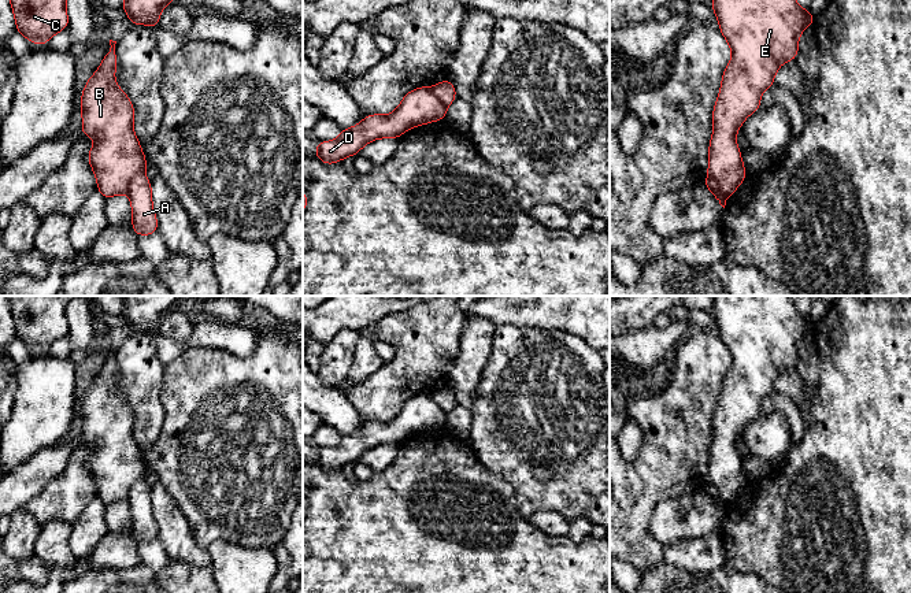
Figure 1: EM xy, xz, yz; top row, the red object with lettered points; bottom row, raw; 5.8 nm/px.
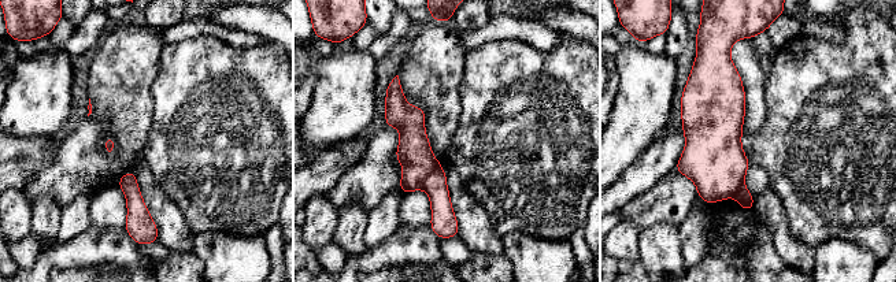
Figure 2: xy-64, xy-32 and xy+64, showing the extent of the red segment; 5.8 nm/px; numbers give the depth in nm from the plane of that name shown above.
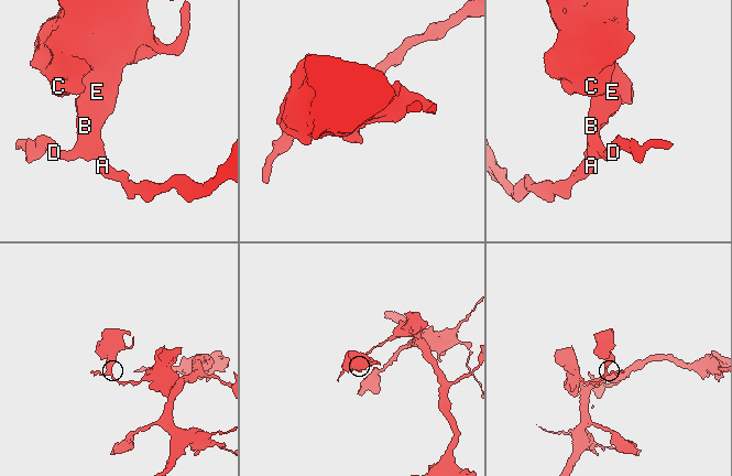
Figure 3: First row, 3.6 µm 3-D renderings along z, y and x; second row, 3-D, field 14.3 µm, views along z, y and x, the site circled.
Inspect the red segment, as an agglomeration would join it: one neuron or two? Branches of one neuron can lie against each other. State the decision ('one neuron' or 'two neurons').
two neurons

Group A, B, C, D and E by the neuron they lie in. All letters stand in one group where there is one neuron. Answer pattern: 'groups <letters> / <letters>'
groups A / B C D E

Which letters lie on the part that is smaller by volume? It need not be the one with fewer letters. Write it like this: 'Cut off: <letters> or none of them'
Cut off: B, C, D, E

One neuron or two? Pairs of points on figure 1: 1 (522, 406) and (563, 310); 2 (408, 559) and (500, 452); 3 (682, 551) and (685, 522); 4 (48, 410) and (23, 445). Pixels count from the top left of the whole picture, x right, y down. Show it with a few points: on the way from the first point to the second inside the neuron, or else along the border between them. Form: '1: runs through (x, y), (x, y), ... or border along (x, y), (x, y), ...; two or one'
1: border along (523, 326), (567, 330), (585, 341); two
2: border along (469, 447), (489, 470), (502, 475), (513, 486); two
3: border along (715, 533), (681, 540), (663, 548); two
4: runs through (40, 418), (23, 437); one

